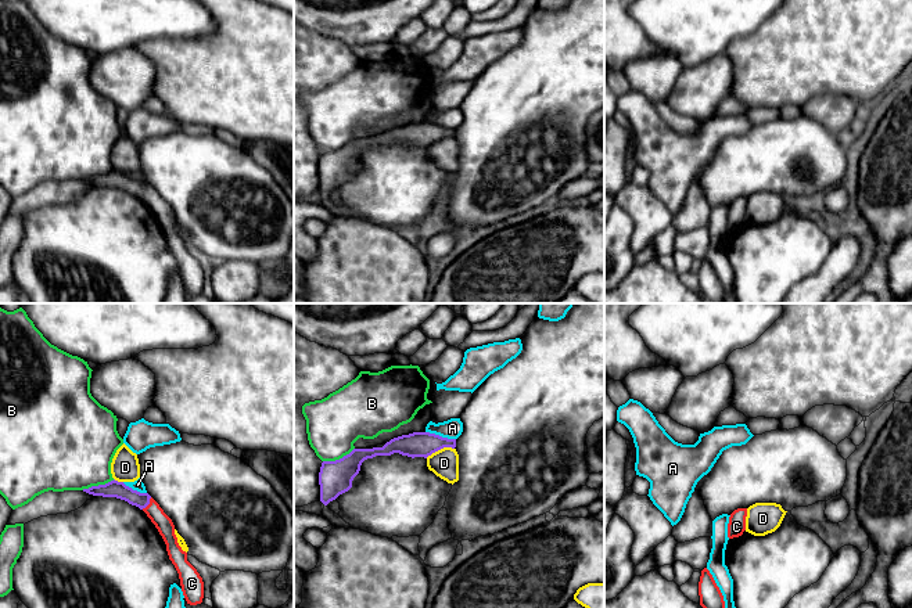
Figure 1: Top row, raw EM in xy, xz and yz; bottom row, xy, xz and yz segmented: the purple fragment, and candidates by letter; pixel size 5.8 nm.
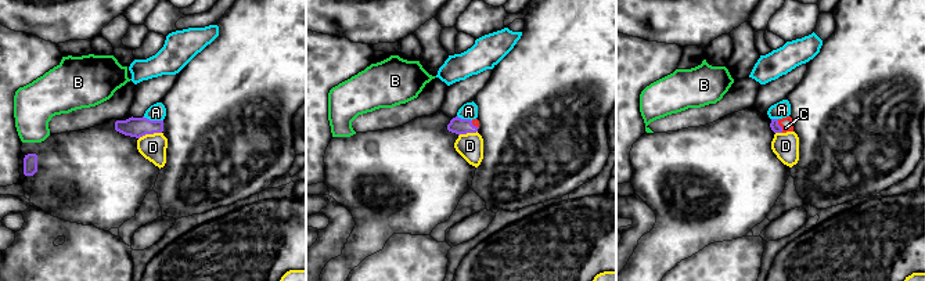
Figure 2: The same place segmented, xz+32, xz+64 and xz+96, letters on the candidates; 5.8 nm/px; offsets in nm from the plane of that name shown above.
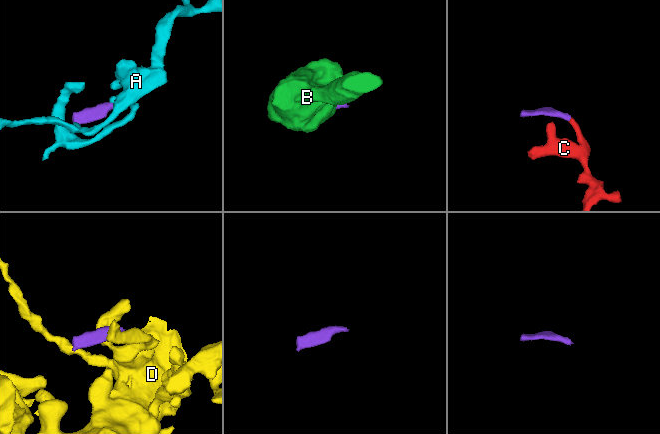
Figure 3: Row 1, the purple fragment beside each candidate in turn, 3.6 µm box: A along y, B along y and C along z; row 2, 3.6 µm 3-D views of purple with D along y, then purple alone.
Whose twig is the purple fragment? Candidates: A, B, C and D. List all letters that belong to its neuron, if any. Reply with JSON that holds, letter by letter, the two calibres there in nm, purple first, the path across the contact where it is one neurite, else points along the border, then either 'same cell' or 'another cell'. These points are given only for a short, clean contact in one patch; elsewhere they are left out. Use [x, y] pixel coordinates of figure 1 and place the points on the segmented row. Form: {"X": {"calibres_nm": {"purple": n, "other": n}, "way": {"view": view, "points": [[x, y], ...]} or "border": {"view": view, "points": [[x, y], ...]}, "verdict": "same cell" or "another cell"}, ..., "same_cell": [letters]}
{"A": {"calibres_nm": {"purple": 140, "other": 120}, "verdict": "another cell"}, "B": {"calibres_nm": {"purple": 100, "other": 460}, "verdict": "another cell"}, "C": {"calibres_nm": {"purple": 100, "other": 100}, "way": {"view": "xy", "points": [[117, 489], [147, 504], [162, 522]]}, "verdict": "same cell"}, "D": {"calibres_nm": {"purple": 140, "other": 160}, "border": {"view": "xz", "points": [[453, 448], [441, 448], [426, 457]]}, "verdict": "another cell"}, "same_cell": ["C"]}

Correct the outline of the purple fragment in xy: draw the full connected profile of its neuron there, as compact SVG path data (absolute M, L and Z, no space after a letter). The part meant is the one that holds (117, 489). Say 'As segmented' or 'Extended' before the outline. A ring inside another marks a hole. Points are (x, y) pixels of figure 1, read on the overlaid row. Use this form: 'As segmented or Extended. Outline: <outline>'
Extended. Outline: M111 481L105 485L91 486L83 492L93 496L116 497L143 510L162 536L169 560L175 565L183 596L190 605L202 602L204 582L197 569L187 561L187 553L182 550L175 535L172 519L164 512L159 504L148 494L133 490L123 482Z

